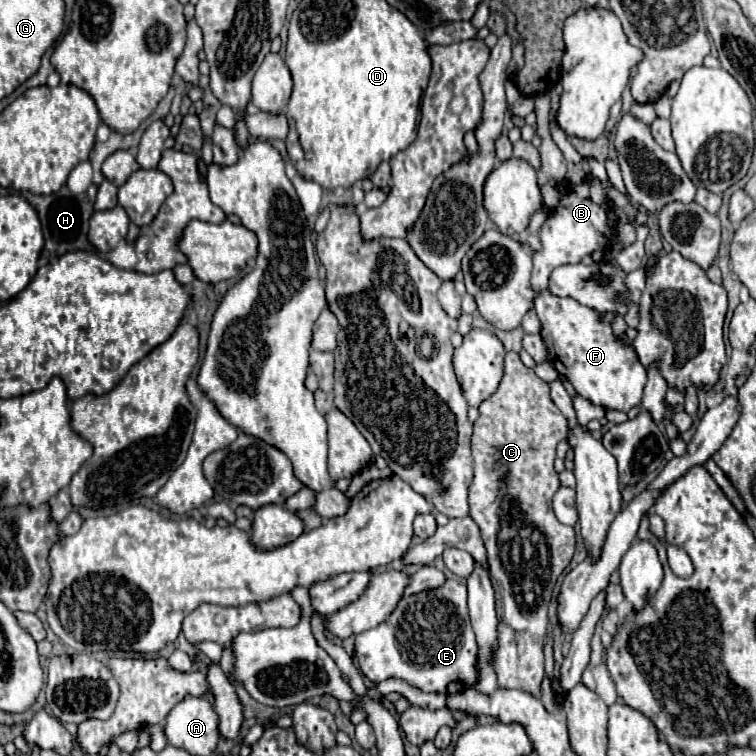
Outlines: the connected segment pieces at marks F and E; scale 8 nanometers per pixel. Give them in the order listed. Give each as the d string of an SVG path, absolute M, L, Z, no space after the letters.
M547 290L535 298L535 310L537 310L537 316L539 316L541 326L543 326L541 336L543 336L547 350L549 350L551 364L557 368L557 372L561 376L565 376L573 384L573 388L583 398L591 400L593 404L603 406L605 410L621 410L621 412L629 412L633 406L641 404L643 388L647 384L647 372L639 364L633 348L623 344L623 336L619 340L615 340L611 334L611 326L597 322L597 314L591 308L581 306L573 298L557 298L557 296L549 294Z
M447 580L441 588L405 596L383 624L355 636L355 656L363 676L375 684L387 678L401 678L423 692L437 692L445 696L473 688L479 678L479 646L475 644L475 632L467 614L467 586L457 580Z

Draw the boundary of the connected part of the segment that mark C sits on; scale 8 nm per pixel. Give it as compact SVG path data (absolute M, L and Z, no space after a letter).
M507 352L505 376L497 392L479 406L479 412L481 416L475 422L471 438L475 478L469 486L469 516L481 530L495 588L495 610L499 616L499 652L495 654L497 682L501 688L521 688L539 696L539 686L545 676L543 644L549 624L547 608L553 588L557 586L557 578L575 554L575 530L561 524L551 508L551 498L561 486L557 472L553 470L555 448L567 434L567 418L559 412L559 408L555 408L547 382L543 382L531 368L523 366L515 352Z

